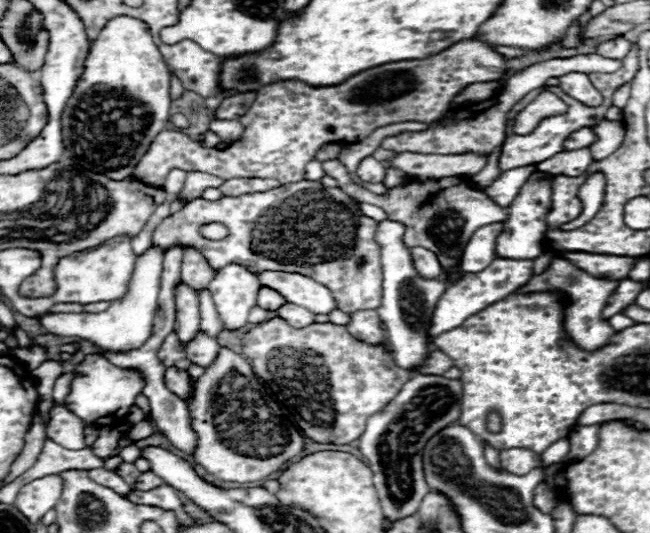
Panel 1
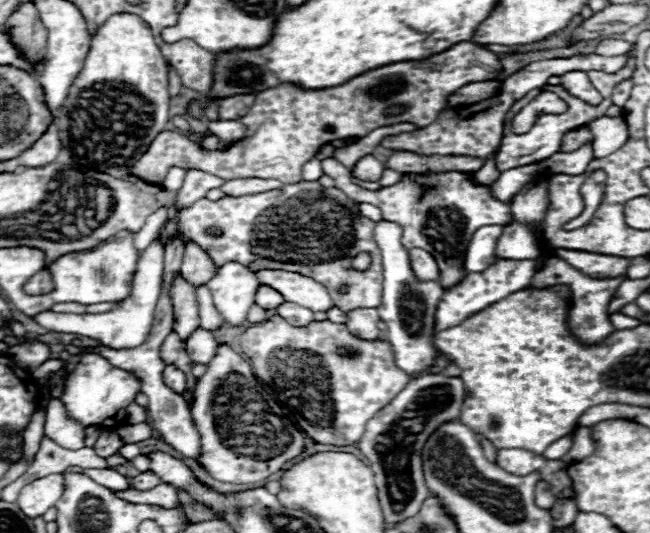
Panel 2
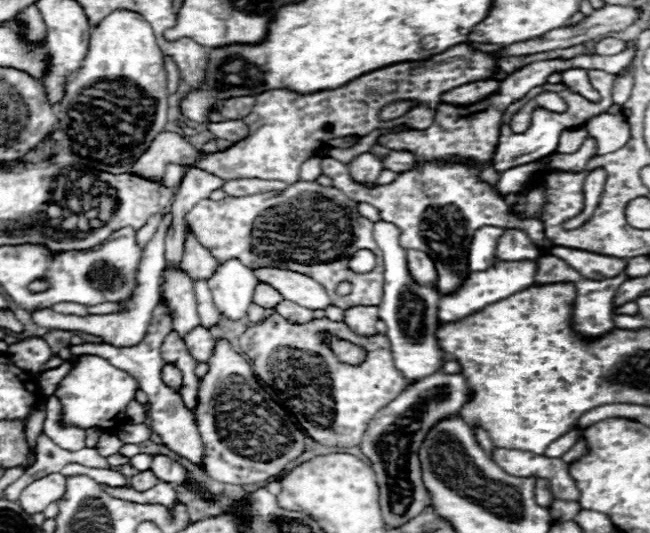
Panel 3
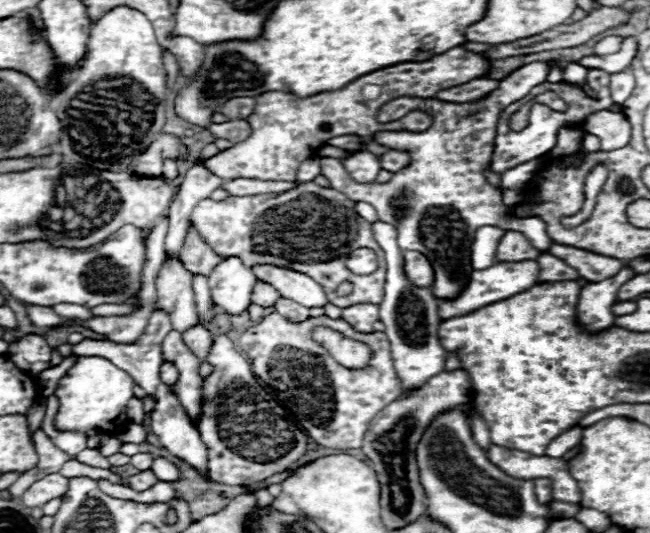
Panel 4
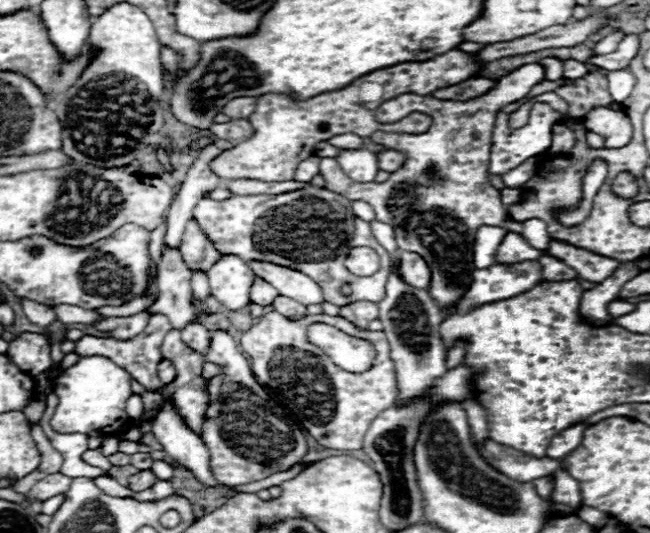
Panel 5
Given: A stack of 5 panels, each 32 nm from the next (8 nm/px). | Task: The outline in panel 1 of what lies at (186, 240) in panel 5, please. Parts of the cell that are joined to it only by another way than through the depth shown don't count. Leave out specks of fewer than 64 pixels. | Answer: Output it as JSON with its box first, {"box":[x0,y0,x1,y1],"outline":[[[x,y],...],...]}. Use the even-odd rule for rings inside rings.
{"box":[182,248,214,292],"outline":[[[194,248],[184,252],[184,262],[182,262],[182,282],[186,286],[190,286],[192,290],[200,292],[204,288],[208,288],[210,280],[212,280],[214,272],[212,268],[202,260],[200,252],[196,252]]]}

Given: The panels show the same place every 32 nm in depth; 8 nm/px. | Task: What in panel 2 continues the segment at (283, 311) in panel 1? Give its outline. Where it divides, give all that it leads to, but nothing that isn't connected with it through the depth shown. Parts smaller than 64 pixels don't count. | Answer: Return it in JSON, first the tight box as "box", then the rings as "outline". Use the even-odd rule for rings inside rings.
{"box":[276,302,314,326],"outline":[[[292,302],[280,304],[280,308],[276,310],[288,324],[292,326],[306,326],[310,322],[314,322],[314,312],[308,312],[308,308],[300,308]]]}

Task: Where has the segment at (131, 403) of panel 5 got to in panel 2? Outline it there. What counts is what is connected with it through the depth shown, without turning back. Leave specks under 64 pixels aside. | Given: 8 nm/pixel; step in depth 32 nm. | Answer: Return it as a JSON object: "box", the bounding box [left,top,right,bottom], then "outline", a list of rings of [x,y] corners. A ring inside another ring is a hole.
{"box":[126,402,146,424],"outline":[[[132,402],[128,406],[128,418],[126,418],[130,424],[138,424],[138,422],[144,422],[146,420],[146,410],[142,406],[138,406],[136,402]]]}

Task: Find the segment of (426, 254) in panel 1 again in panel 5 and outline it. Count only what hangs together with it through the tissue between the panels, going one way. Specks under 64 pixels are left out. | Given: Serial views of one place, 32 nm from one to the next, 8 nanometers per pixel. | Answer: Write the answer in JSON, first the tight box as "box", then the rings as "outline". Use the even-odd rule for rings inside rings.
{"box":[400,252,430,288],"outline":[[[400,252],[400,274],[408,284],[414,288],[428,288],[430,286],[430,268],[422,256],[416,252]]]}

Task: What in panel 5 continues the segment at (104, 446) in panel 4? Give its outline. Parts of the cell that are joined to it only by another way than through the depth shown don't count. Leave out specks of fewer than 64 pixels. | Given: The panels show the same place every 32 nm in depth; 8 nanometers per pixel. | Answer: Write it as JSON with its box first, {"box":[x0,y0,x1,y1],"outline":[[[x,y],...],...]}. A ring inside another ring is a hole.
{"box":[100,436,118,456],"outline":[[[102,436],[102,446],[100,446],[100,452],[104,456],[110,456],[114,452],[118,452],[118,438],[116,436]]]}

